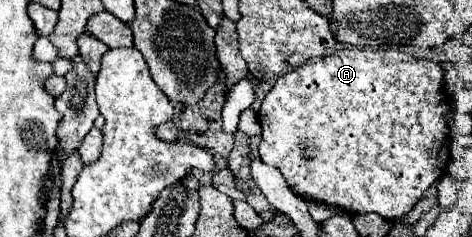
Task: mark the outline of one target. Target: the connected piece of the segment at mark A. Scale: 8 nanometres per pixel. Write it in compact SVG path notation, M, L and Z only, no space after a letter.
M346 48L346 50L336 50L326 58L320 58L318 62L304 64L284 76L280 76L274 84L274 88L264 96L262 108L258 112L258 122L262 126L262 140L258 146L260 160L278 168L288 184L288 188L300 196L302 200L314 200L314 202L324 202L328 206L336 206L340 210L348 210L348 214L368 214L374 212L386 220L396 220L406 216L414 204L422 198L422 194L446 172L448 162L450 162L450 146L448 146L448 136L452 134L452 128L448 126L446 118L456 116L456 106L452 96L448 94L448 82L446 82L446 72L442 66L434 60L424 60L424 58L414 58L406 52L398 50L358 50L358 48Z

